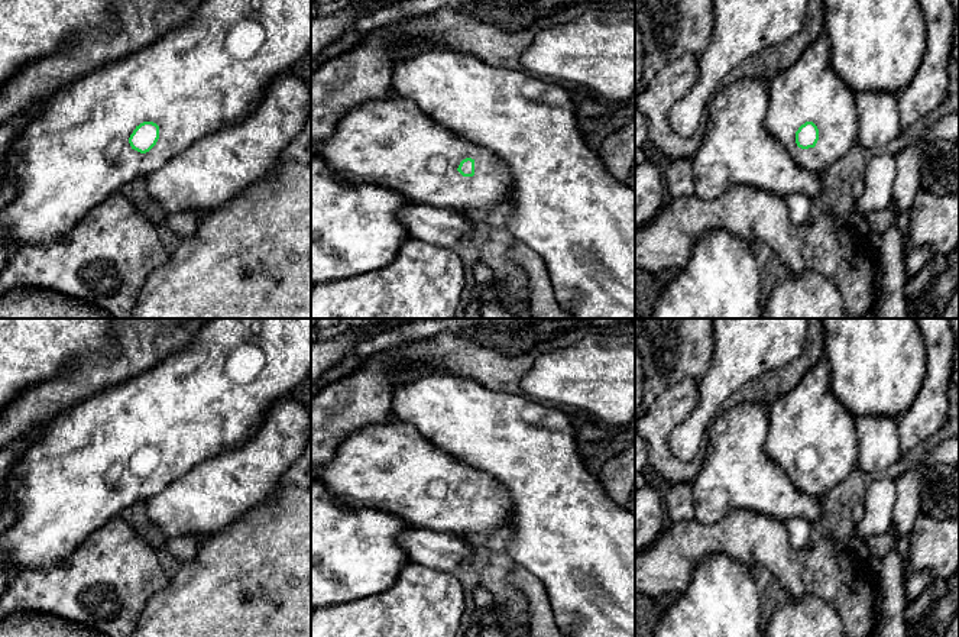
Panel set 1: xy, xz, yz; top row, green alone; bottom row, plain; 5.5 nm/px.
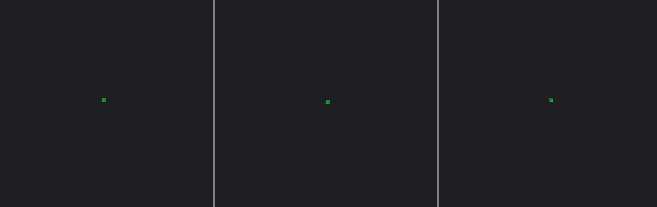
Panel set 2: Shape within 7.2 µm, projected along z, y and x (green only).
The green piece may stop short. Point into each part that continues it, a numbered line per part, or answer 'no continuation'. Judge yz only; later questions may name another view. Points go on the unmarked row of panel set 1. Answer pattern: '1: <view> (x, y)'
1: yz (810, 414)

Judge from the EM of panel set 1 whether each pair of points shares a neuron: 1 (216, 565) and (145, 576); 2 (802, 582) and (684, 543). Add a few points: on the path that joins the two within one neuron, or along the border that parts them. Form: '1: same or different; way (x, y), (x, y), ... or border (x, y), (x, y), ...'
1: different; border (171, 578), (146, 602)
2: same; way (773, 553), (761, 542), (713, 542)

